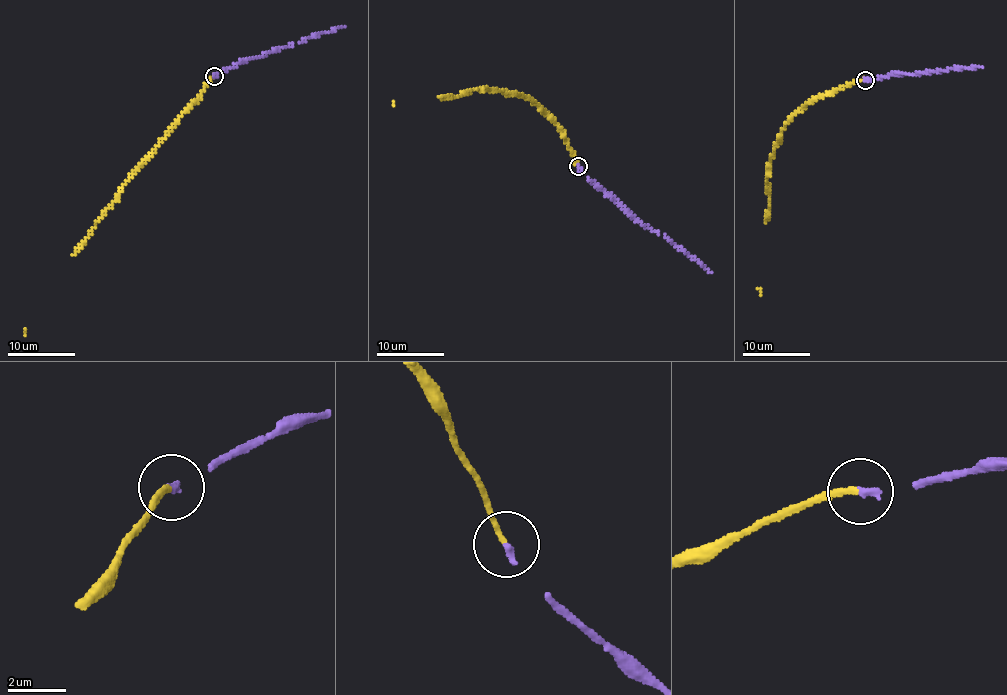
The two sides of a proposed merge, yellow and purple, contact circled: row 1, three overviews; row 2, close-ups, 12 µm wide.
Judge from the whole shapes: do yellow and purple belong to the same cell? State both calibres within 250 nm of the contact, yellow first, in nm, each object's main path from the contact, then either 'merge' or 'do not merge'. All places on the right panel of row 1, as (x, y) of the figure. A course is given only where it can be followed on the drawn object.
180/220 nm | yellow via (865, 80), (822, 94), (793, 117), (781, 133), (780, 141), (769, 163), (760, 294) | purple via (865, 80), (896, 73), (983, 66) | merge

